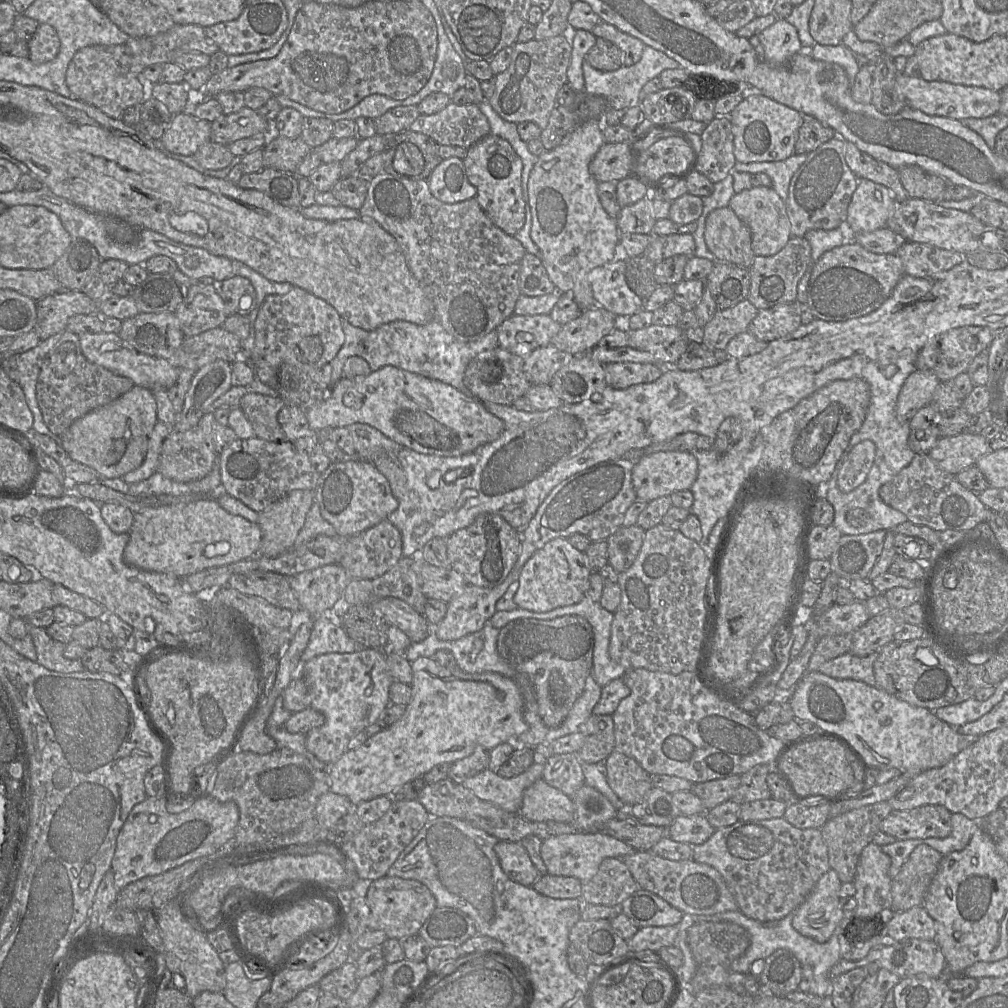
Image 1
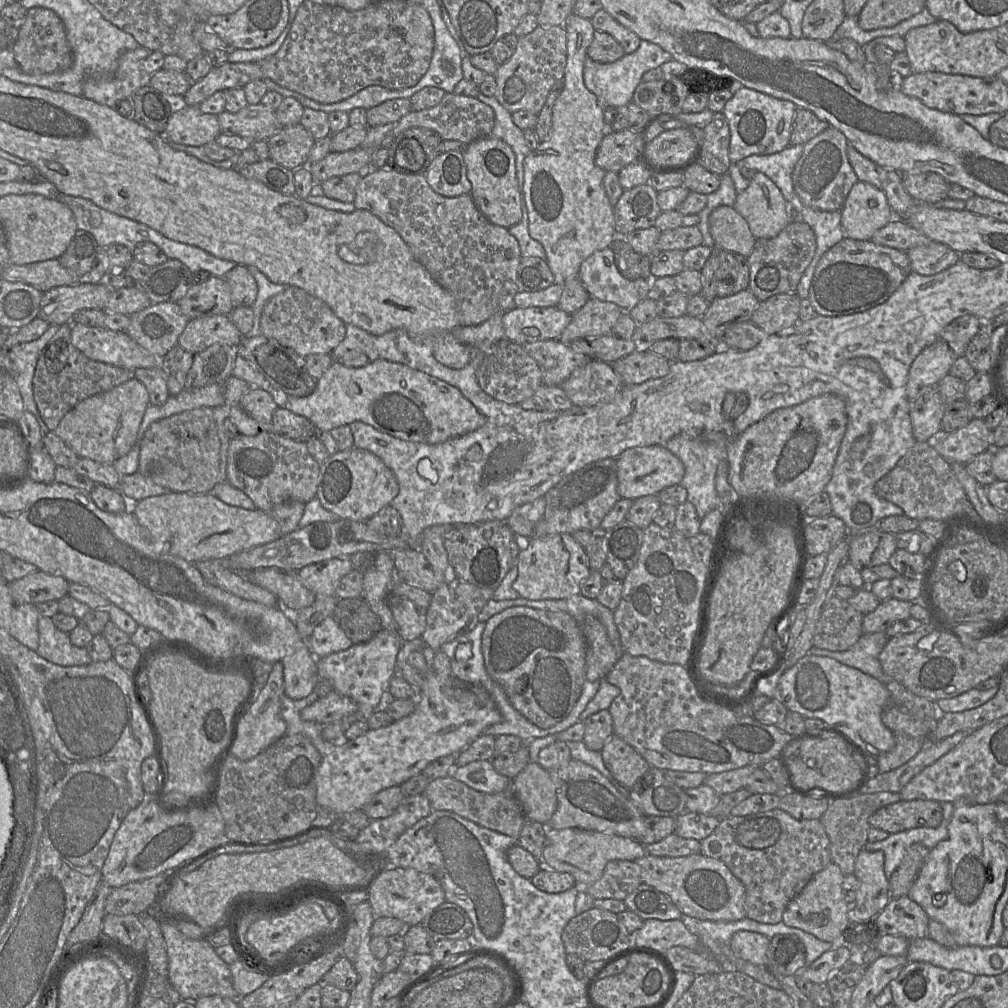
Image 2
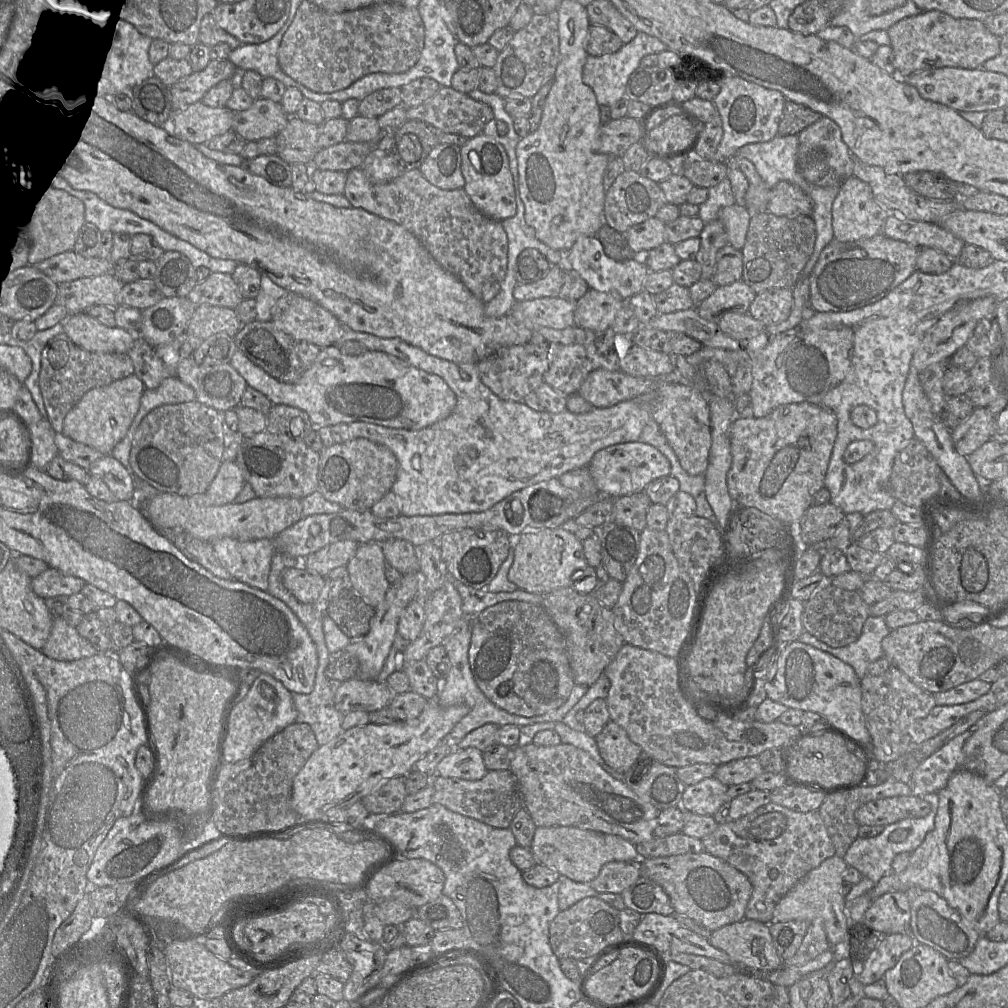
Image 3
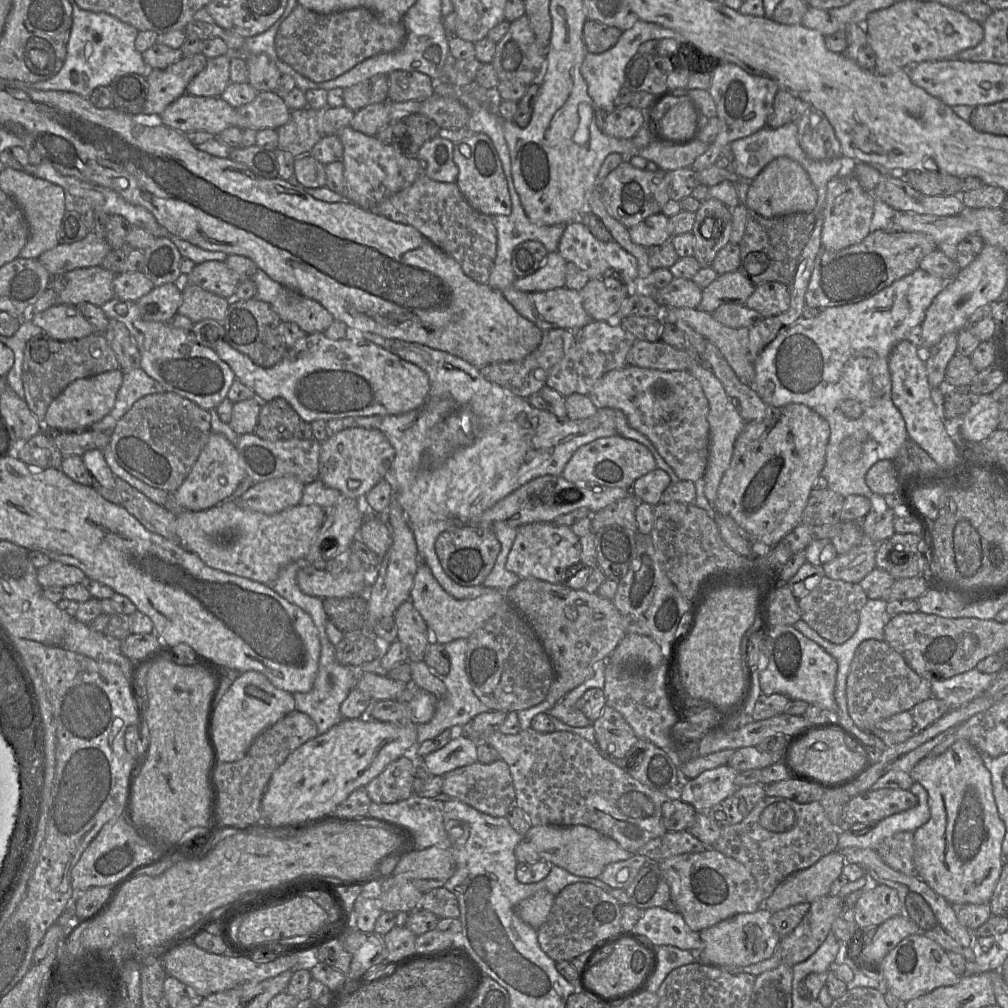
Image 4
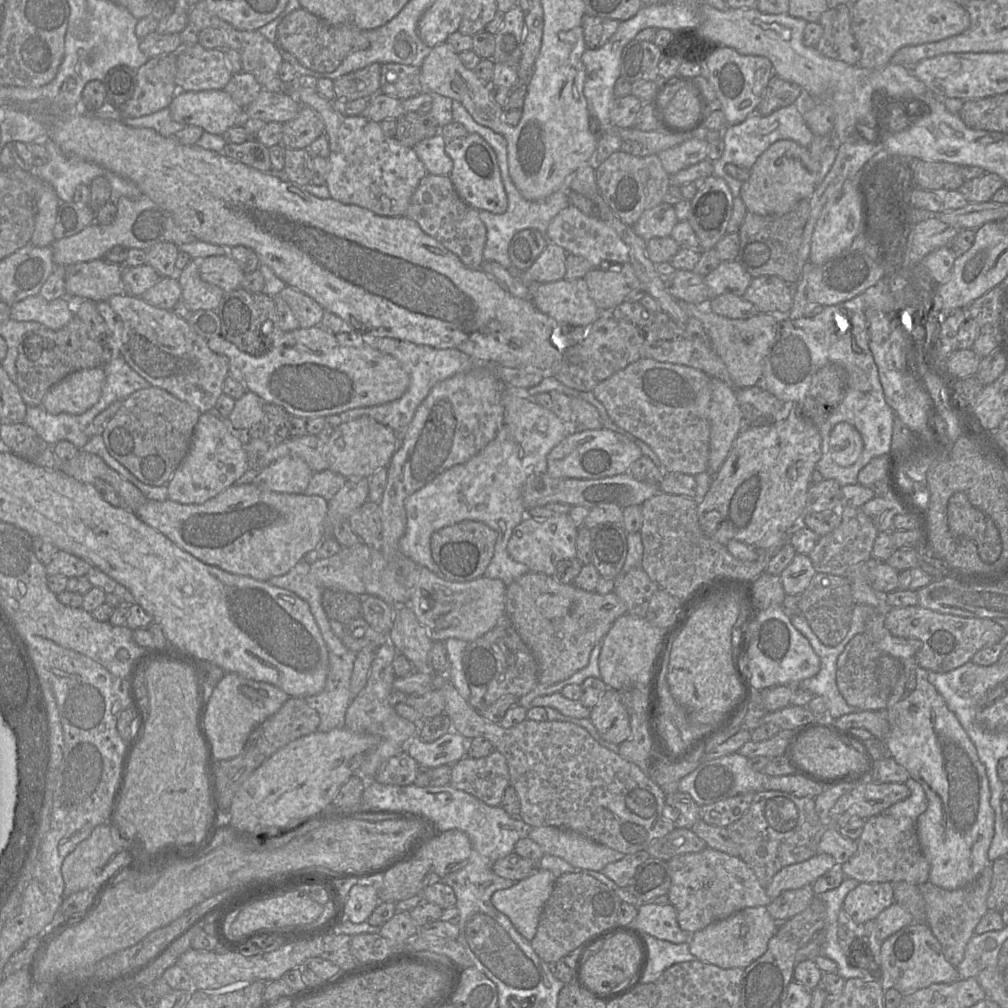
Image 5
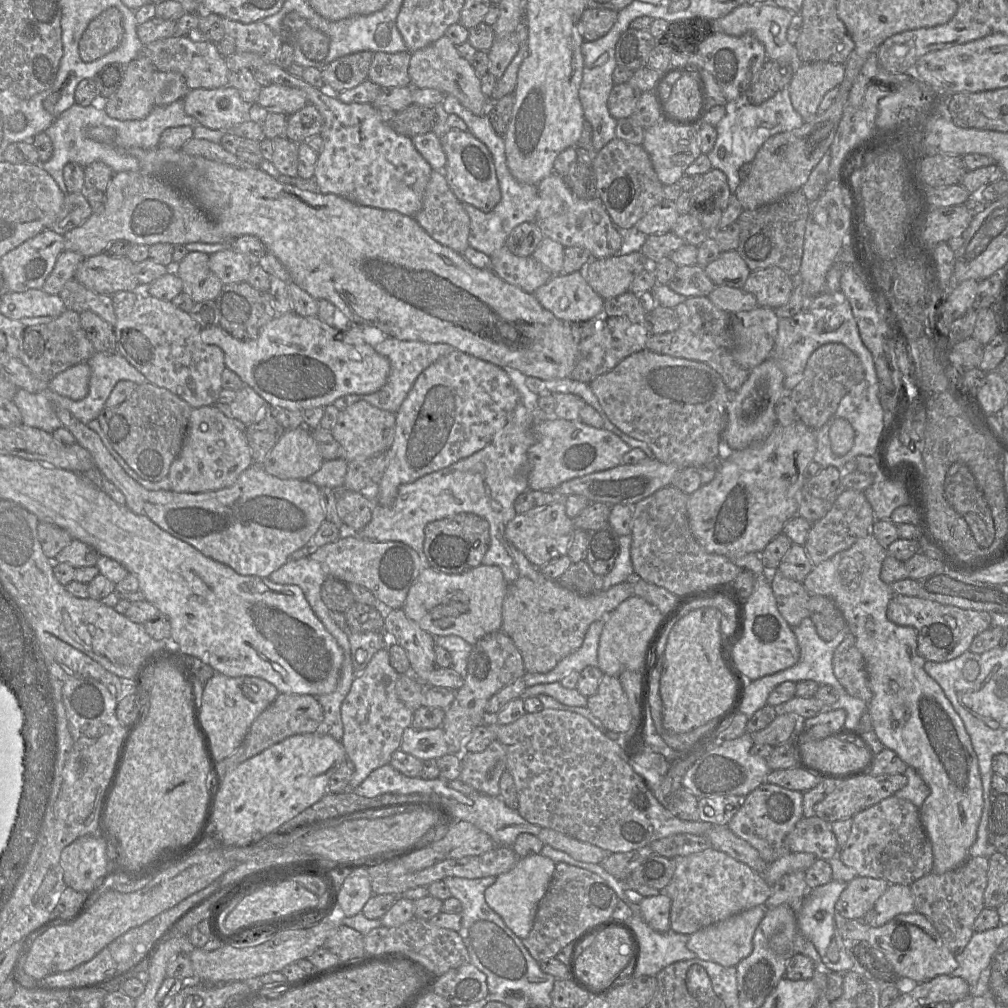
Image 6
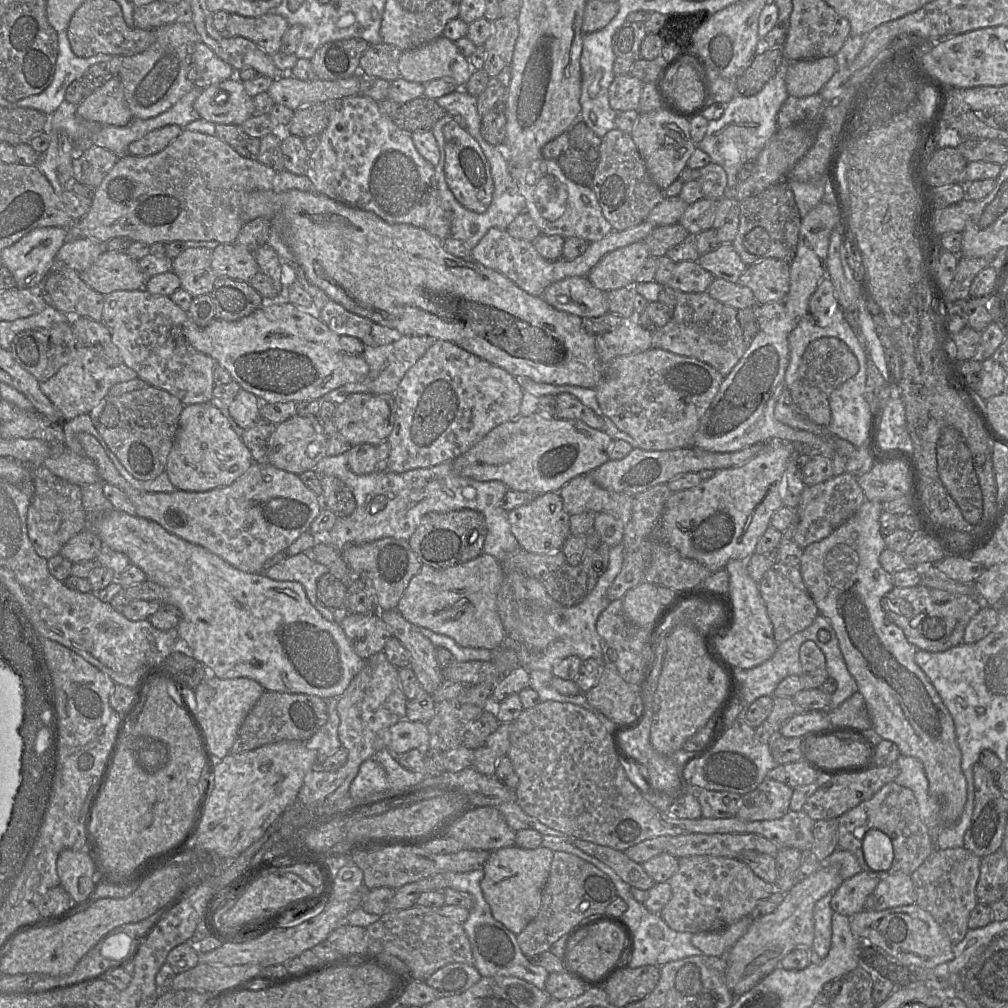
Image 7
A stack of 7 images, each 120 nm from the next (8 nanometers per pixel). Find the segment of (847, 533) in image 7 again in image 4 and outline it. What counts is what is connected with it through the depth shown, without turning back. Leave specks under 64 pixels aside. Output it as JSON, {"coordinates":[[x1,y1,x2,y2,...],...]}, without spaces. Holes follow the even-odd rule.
{"coordinates":[[960,739,952,744,944,753,937,756,928,755,927,757,920,760,911,769,909,774,915,782,919,782,927,790,930,808,930,819,914,832,913,860,918,873,918,877,924,880,936,893,944,897,950,904,989,903,1000,877,1002,867,1005,863,1005,857,1002,853,1002,843,1005,836,1005,824,999,816,993,794,991,774,983,763,981,753,967,740]]}

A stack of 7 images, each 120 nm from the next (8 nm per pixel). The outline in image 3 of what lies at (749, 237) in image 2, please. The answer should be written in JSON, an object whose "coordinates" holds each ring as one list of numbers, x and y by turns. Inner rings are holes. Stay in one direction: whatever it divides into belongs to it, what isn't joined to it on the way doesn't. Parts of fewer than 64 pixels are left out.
{"coordinates":[[736,203,719,210,717,219,723,224,733,248,741,250,744,247,751,217,745,206]]}

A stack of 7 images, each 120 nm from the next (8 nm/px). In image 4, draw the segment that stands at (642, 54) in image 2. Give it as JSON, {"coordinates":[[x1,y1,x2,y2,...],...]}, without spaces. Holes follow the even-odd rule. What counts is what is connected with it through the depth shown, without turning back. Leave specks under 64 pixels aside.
{"coordinates":[[639,19,632,28,622,32,618,42,609,50,600,54,590,52,586,54,581,66,581,74,587,84,587,92,598,109,606,113,615,109,614,99,624,85,626,66,638,52,640,45,649,40,661,40,664,38,672,38,677,42,682,40,679,34,669,28]]}

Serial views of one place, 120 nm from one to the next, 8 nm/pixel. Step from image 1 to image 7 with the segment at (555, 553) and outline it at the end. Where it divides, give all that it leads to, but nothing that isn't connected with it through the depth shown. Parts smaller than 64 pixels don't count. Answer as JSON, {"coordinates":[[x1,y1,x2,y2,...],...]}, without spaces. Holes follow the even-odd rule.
{"coordinates":[[558,492,537,495,531,502,508,512,511,533,525,551,533,554,561,551,563,544,570,536,569,519,570,514,564,510]]}

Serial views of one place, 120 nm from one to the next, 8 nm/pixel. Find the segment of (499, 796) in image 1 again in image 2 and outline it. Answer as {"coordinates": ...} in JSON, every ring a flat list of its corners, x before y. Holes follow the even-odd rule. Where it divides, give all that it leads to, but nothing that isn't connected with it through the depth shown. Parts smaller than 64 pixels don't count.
{"coordinates":[[490,760,473,761,464,766,455,765,448,776,488,794,497,794,512,786,512,779,499,774]]}

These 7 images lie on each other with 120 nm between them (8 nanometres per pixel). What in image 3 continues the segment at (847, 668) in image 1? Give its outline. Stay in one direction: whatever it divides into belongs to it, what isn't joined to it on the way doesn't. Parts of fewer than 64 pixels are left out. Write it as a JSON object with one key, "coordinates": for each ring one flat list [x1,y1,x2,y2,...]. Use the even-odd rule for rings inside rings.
{"coordinates":[[869,616,864,622,860,637,847,646,841,648,830,647,806,630,800,634,799,641,828,652,849,664,853,667,857,676,862,679,869,666,884,656,882,640,889,632,890,629,884,617]]}

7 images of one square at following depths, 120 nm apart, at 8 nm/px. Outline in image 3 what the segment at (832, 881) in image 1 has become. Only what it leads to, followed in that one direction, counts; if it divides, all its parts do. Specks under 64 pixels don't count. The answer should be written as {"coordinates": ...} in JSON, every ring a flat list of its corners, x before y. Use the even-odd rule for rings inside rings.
{"coordinates":[[834,855,809,871,796,885,781,898,773,913,772,922,804,920,811,922,822,919,830,947,847,943,850,920,846,916,846,901,841,895,841,885,848,865,844,858]]}

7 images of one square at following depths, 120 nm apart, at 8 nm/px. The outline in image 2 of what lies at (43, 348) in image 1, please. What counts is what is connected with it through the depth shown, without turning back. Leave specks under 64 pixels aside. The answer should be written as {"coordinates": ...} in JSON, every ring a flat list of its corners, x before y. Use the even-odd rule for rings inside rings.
{"coordinates":[[49,325,47,330,38,339,33,340,31,342,19,343,13,345,9,353,9,358,11,359,14,366,14,379,19,387,21,397,25,406,25,410,29,411,35,416,36,420,40,425,43,436,51,431,44,424,43,419,38,411,36,402,34,400,33,377,34,377,39,354,41,353,43,348,48,344,48,342,52,339,54,334,59,330,60,327,61,326,57,326,57,325]]}

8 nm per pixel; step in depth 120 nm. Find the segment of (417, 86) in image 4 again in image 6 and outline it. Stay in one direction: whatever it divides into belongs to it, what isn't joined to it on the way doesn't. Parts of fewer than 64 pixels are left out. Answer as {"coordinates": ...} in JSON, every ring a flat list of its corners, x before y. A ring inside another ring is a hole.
{"coordinates":[[409,51,374,53,368,79,381,88,411,86,408,73,411,53]]}

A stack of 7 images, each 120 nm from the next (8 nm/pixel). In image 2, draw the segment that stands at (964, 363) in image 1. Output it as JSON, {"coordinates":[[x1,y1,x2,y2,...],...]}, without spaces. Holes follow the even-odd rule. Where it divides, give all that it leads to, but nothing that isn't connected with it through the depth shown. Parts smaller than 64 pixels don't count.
{"coordinates":[[974,315,959,317,941,331,939,338,948,343,956,357,960,357,964,355,968,344,979,331,981,322]]}

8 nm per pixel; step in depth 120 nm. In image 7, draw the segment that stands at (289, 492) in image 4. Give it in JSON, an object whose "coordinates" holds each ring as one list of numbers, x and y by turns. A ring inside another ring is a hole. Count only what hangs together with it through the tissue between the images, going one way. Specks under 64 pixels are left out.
{"coordinates":[[295,416,276,425,270,439,269,463,278,469,300,475,313,470,327,456,327,436,318,416]]}

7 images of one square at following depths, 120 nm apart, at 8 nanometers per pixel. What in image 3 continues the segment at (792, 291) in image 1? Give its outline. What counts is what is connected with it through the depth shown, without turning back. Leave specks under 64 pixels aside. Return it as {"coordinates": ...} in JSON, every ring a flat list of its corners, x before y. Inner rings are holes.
{"coordinates":[[769,212,753,214,743,256,742,281,756,294,775,288,793,288,809,261,816,241,816,225,809,215,780,217]]}

